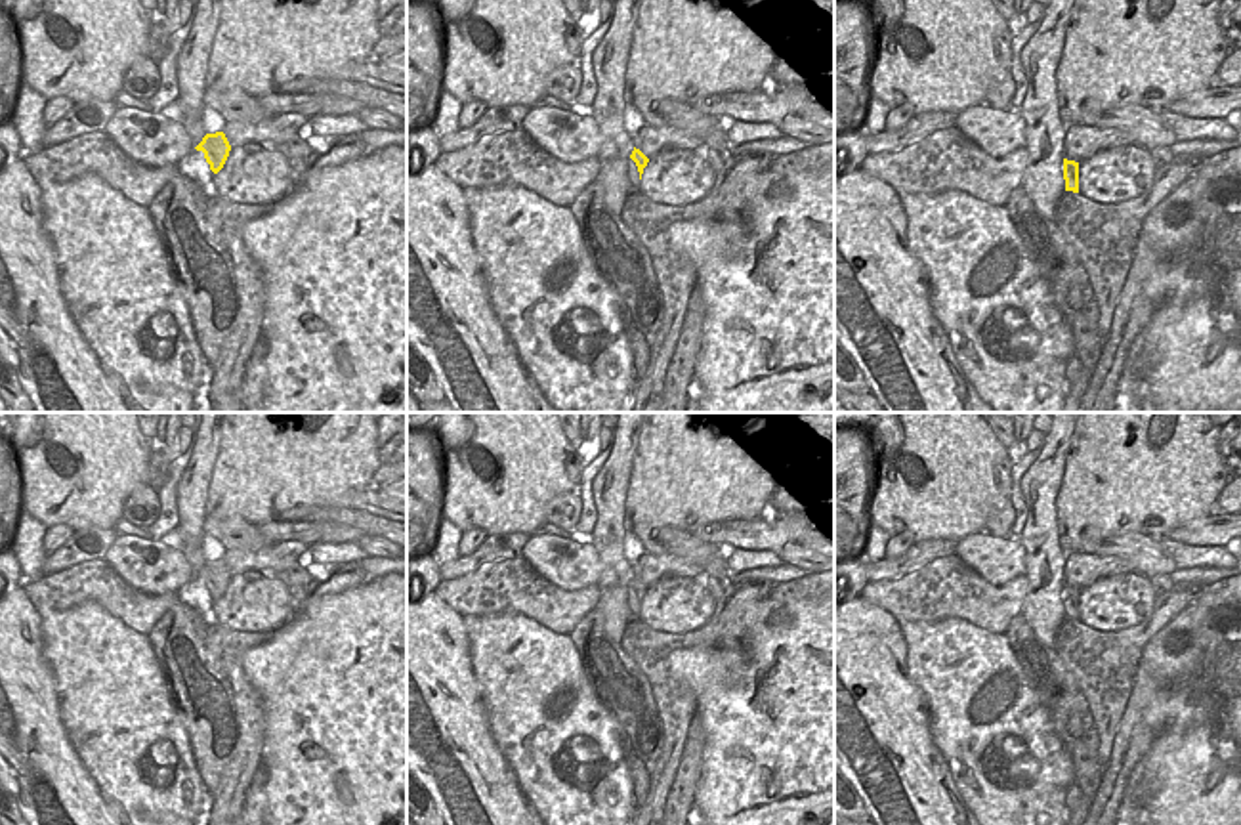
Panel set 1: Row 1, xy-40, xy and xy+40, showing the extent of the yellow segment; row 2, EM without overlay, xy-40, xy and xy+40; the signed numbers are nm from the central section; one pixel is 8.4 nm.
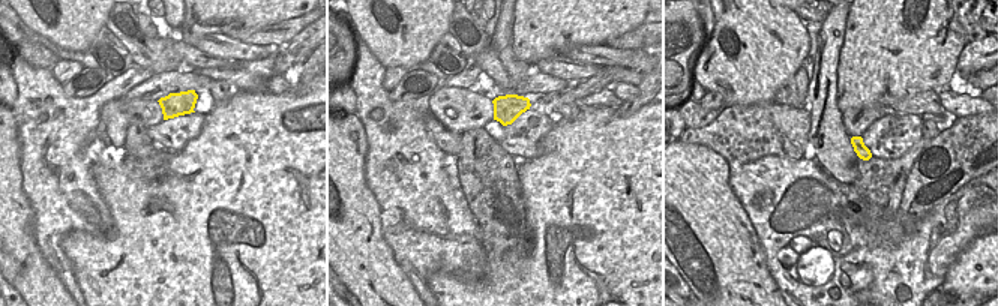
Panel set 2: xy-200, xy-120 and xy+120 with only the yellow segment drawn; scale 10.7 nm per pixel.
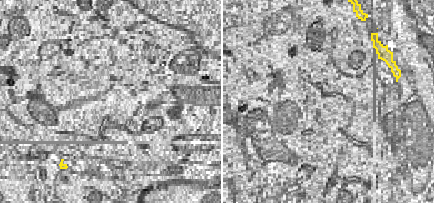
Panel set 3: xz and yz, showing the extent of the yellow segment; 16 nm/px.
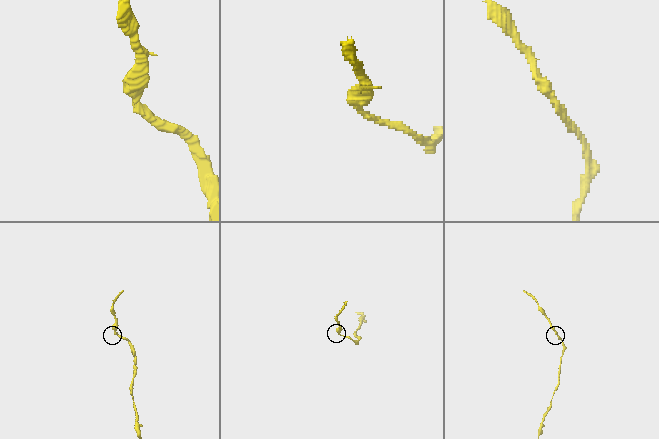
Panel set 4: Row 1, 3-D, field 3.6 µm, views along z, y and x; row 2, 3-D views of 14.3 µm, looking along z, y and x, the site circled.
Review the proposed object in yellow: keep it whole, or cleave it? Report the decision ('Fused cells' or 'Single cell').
Single cell.

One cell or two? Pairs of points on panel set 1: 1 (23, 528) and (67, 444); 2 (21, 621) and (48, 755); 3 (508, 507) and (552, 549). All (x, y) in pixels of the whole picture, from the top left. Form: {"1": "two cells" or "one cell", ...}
{"1": "two cells", "2": "one cell", "3": "two cells"}

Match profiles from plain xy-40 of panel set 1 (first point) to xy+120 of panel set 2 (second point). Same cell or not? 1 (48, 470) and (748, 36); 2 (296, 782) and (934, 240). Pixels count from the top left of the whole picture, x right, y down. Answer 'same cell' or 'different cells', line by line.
1: same cell
2: different cells

